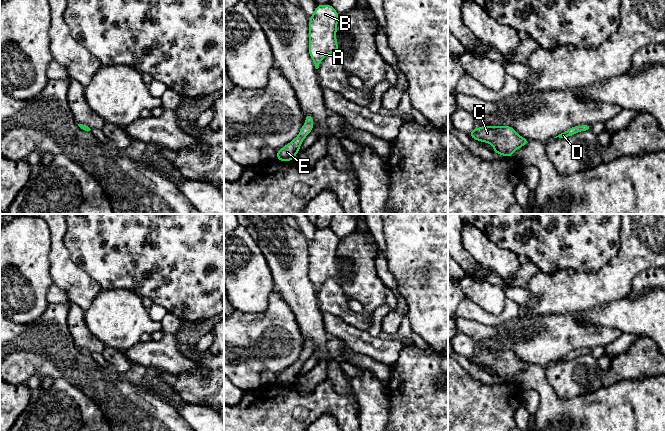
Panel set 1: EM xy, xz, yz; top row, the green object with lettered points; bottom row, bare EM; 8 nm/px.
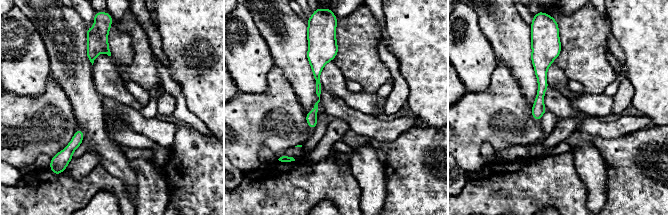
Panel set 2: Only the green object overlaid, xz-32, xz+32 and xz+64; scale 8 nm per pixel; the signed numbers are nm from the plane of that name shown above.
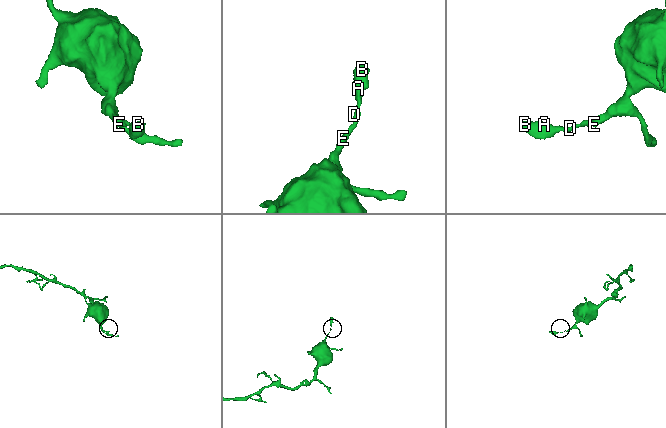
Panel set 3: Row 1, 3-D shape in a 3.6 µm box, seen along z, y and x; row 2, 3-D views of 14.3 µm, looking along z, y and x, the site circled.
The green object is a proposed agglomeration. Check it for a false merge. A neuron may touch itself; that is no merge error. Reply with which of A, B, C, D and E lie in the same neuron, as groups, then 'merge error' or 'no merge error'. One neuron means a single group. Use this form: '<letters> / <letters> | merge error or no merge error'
A B C D E | no merge error

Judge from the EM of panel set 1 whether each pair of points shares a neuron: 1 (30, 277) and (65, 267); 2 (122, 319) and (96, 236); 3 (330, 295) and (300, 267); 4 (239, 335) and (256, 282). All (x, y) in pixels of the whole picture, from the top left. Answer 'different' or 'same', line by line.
1: different
2: different
3: different
4: different

